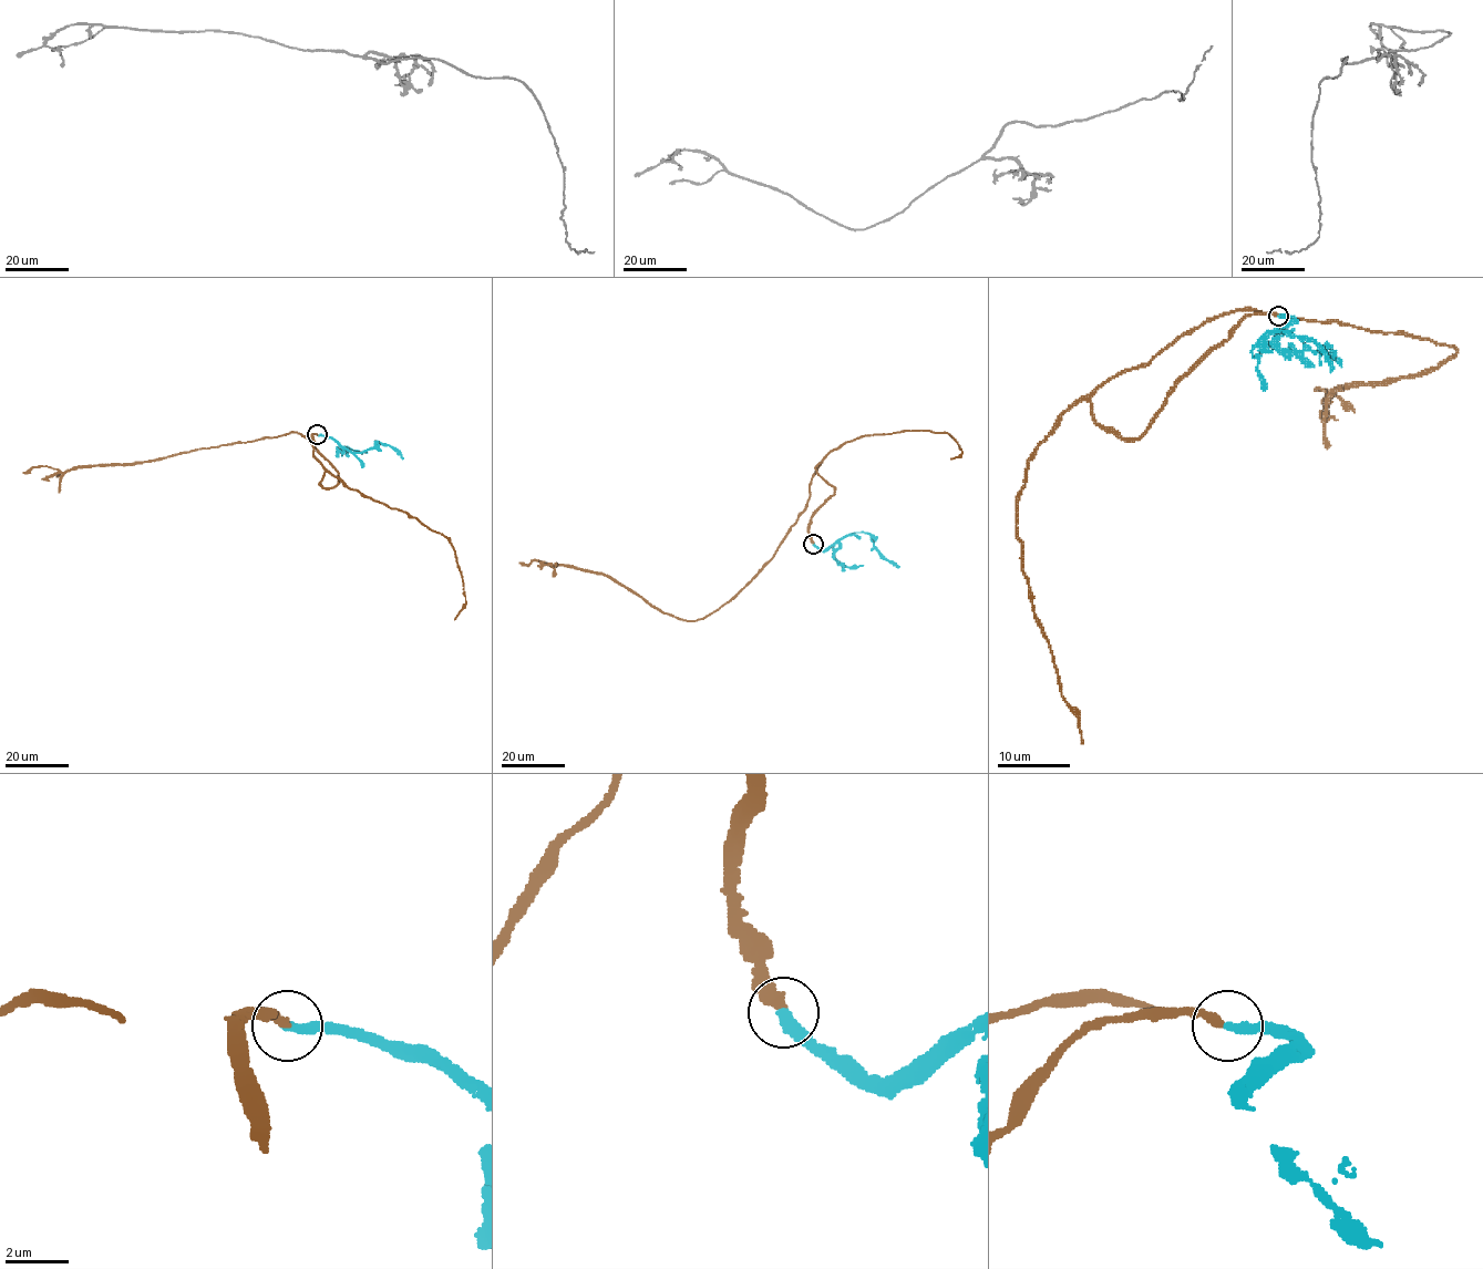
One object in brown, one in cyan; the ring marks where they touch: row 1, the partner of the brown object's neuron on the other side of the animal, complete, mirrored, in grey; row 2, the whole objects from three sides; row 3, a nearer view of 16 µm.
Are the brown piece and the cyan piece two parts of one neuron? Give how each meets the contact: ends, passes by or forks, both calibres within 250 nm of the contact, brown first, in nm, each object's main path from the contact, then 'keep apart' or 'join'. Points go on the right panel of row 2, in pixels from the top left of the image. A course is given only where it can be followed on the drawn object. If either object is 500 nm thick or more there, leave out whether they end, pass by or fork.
brown ends; cyan ends; calibres 280 and 320 nm; course brown (1277, 316), (1248, 315), (1138, 437), (1095, 421), (1092, 394), (1236, 310), (1455, 349), (1321, 403); course cyan (1277, 316), (1293, 319), (1252, 356), (1270, 332), (1288, 330), (1301, 340), (1312, 340), (1330, 363), (1330, 372); join

